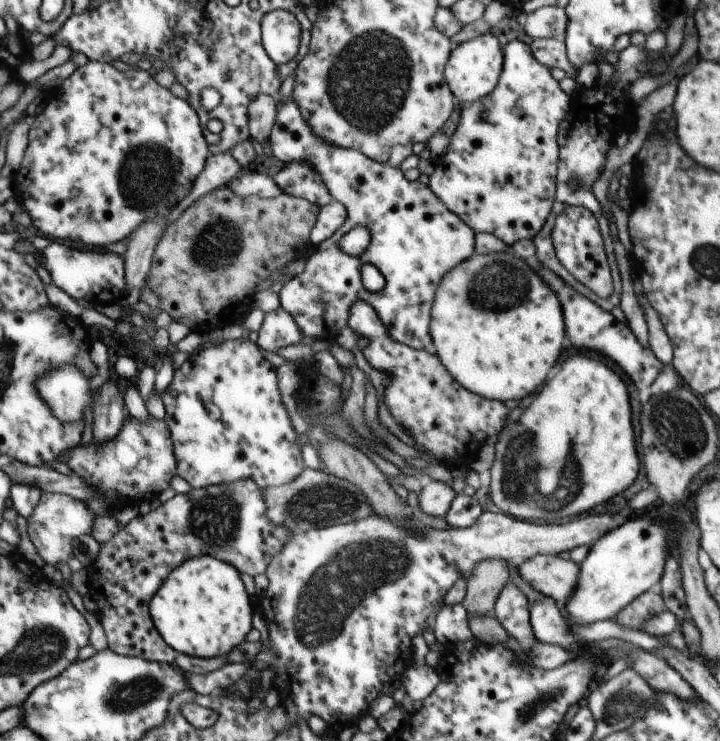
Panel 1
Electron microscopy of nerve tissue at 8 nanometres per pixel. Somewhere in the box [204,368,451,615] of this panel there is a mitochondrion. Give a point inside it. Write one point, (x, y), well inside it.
(321, 503)

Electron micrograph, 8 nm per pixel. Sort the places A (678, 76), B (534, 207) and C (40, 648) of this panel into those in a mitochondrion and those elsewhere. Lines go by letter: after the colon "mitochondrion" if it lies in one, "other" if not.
A: other
B: other
C: mitochondrion

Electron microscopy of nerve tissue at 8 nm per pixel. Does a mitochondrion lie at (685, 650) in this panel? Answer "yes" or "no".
no

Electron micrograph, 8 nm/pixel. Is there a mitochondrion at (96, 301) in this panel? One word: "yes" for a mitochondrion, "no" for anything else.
no

